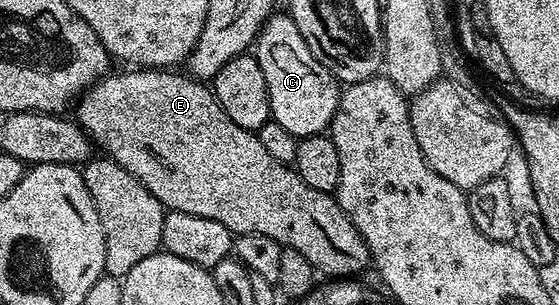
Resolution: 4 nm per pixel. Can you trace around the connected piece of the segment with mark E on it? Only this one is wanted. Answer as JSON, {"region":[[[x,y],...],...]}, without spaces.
{"region":[[[176,70],[124,71],[128,72],[114,73],[115,71],[113,71],[111,74],[101,76],[83,96],[79,97],[78,103],[75,105],[75,108],[77,108],[74,119],[84,129],[84,133],[90,137],[93,145],[99,151],[100,148],[104,151],[101,153],[106,154],[107,159],[112,160],[118,166],[122,166],[134,179],[142,182],[142,186],[146,186],[146,190],[150,190],[150,194],[154,194],[154,198],[158,198],[158,202],[162,202],[167,211],[198,214],[198,218],[214,218],[218,222],[222,222],[222,226],[226,226],[236,236],[250,234],[251,232],[266,234],[266,238],[274,238],[274,242],[278,242],[284,248],[298,250],[298,254],[302,254],[302,258],[306,258],[306,262],[310,262],[310,266],[316,269],[317,273],[328,278],[356,278],[361,275],[359,272],[364,267],[369,267],[370,257],[366,242],[362,238],[362,234],[358,234],[354,222],[350,222],[350,218],[342,210],[342,206],[337,202],[335,195],[322,190],[314,190],[314,186],[306,186],[306,182],[302,182],[302,178],[296,173],[295,167],[278,162],[278,158],[273,158],[264,149],[257,133],[247,132],[242,126],[238,126],[238,122],[230,122],[226,110],[222,110],[222,106],[216,100],[215,92],[207,83],[201,82],[188,74],[179,76],[179,71]]]}

